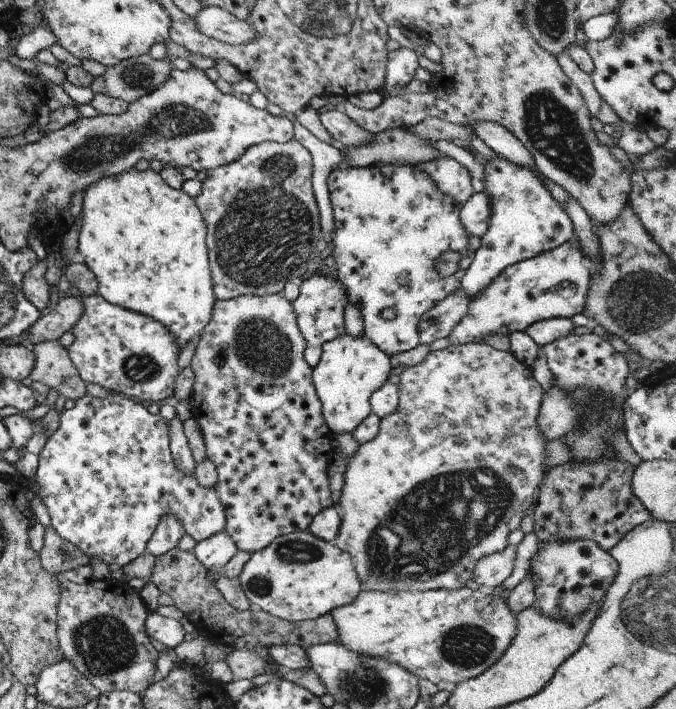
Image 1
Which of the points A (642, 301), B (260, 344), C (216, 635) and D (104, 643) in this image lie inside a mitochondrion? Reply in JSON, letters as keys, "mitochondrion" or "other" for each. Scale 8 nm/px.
{"A":"mitochondrion","B":"mitochondrion","C":"other","D":"mitochondrion"}

